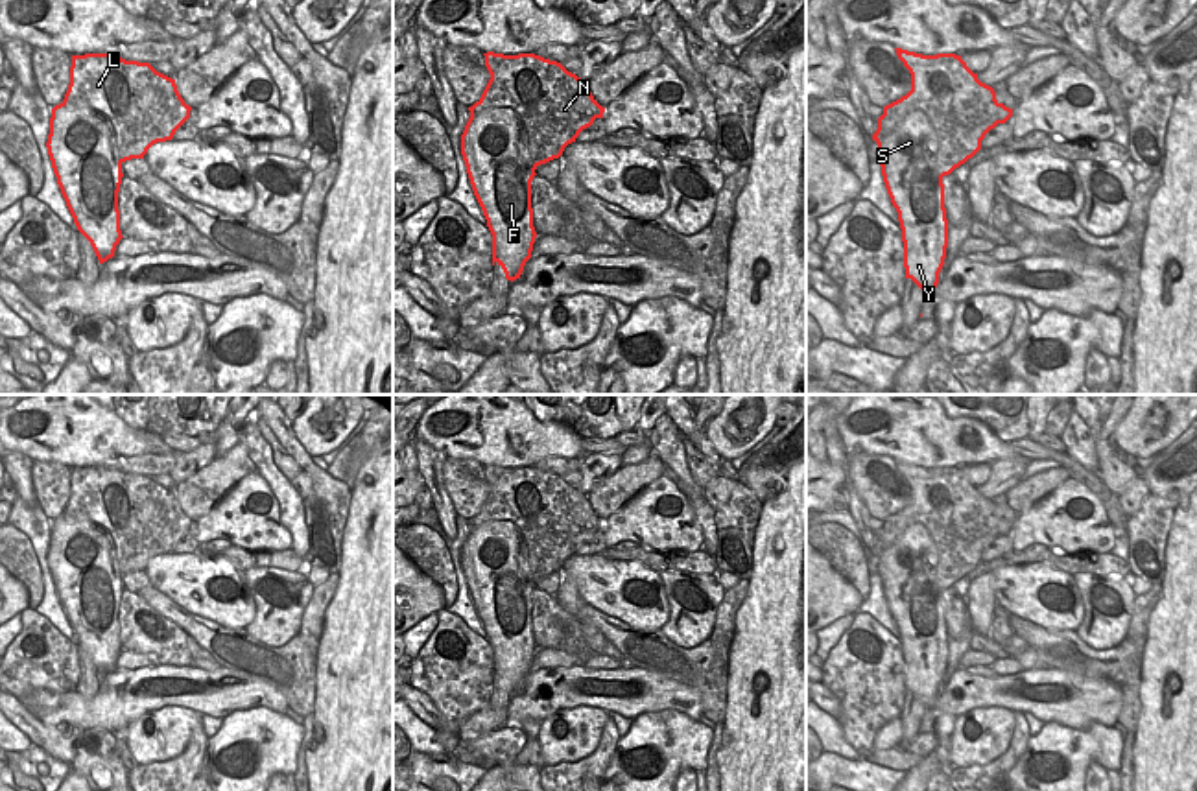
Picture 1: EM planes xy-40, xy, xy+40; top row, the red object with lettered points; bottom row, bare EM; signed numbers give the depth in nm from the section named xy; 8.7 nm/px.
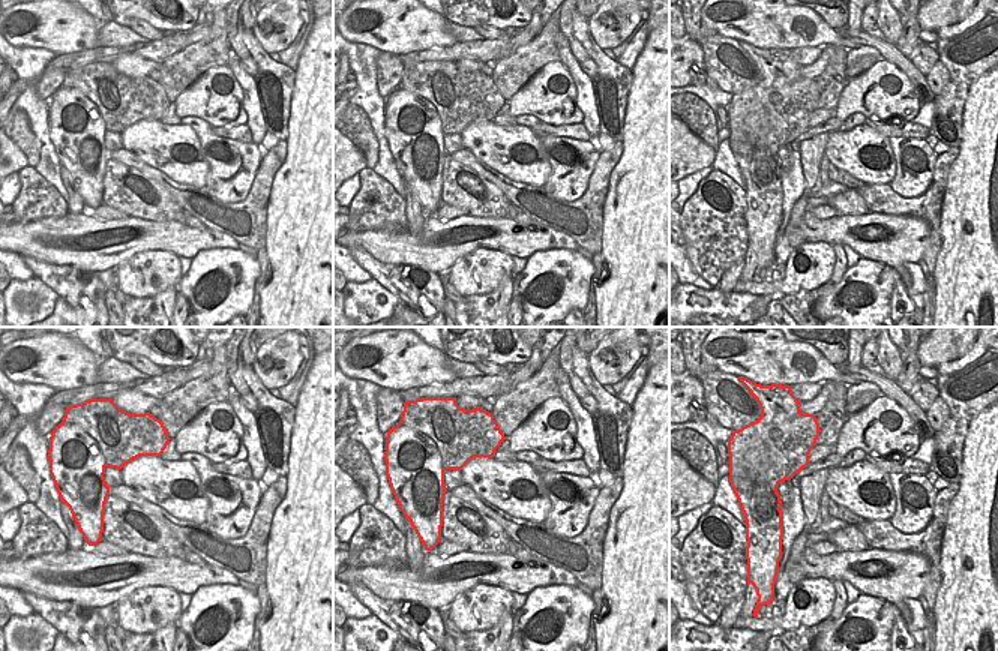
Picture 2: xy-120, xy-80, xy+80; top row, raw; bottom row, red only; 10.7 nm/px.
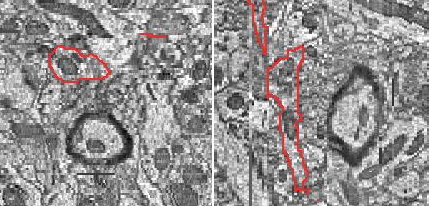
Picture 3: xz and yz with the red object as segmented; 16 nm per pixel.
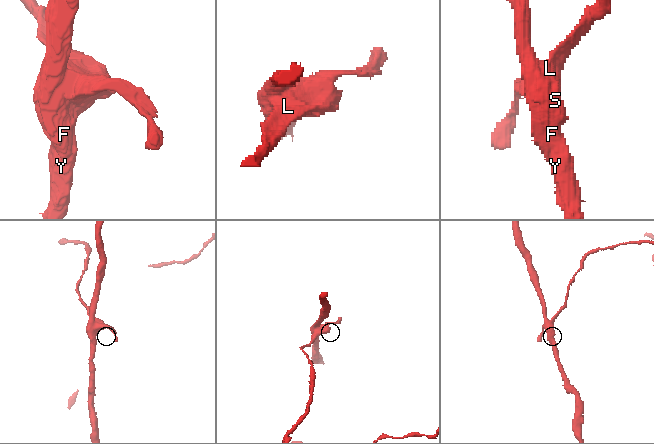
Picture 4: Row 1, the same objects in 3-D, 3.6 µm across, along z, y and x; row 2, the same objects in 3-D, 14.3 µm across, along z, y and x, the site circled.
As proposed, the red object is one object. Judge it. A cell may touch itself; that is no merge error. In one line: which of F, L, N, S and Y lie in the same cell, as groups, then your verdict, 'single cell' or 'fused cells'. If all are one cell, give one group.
groups F S Y / L N; fused cells

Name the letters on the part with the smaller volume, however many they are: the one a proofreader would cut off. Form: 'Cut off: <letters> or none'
Cut off: L, N

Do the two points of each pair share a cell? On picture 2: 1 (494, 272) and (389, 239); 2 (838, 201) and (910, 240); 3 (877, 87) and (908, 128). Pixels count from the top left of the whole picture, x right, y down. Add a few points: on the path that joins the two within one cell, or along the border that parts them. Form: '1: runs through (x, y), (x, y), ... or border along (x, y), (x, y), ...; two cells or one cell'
1: border along (494, 251), (476, 248), (449, 267); two cells
2: border along (869, 212), (839, 216); two cells
3: border along (868, 117), (893, 123), (901, 120), (910, 122); two cells

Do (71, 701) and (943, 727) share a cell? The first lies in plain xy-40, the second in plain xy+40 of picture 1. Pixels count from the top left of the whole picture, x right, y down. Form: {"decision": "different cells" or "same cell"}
{"decision": "different cells"}

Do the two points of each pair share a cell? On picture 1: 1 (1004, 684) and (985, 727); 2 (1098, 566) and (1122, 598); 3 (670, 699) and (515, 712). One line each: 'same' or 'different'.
1: different
2: different
3: same

